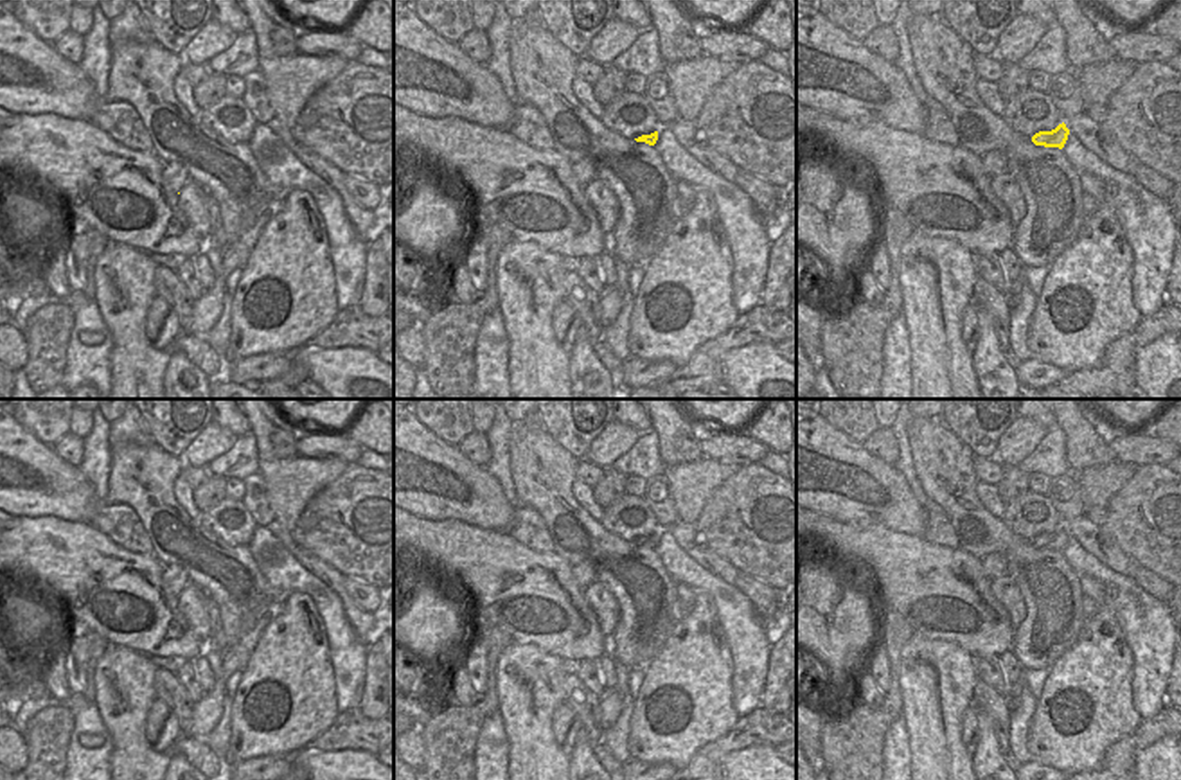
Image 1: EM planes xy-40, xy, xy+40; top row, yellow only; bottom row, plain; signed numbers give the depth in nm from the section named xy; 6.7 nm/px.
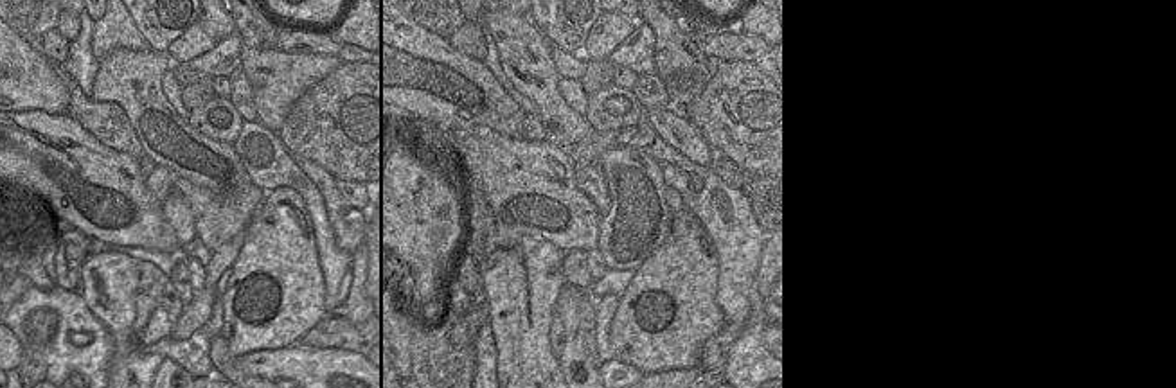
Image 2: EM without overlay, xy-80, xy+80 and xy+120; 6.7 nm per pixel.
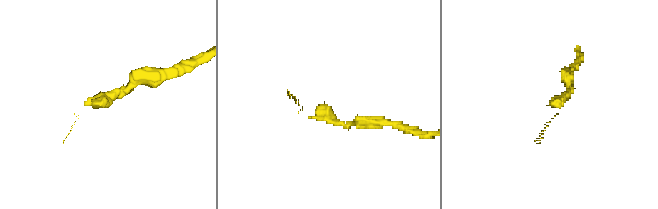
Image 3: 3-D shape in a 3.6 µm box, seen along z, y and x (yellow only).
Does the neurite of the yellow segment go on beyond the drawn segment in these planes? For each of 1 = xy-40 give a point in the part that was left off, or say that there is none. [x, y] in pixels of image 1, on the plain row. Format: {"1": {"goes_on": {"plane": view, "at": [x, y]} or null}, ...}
{"1": {"goes_on": null}}

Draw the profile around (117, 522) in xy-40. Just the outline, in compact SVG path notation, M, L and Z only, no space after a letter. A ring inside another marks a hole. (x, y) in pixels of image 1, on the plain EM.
M95 500L95 514L90 525L128 552L140 555L153 554L153 543L129 505L111 505Z

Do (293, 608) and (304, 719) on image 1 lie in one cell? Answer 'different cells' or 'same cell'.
same cell

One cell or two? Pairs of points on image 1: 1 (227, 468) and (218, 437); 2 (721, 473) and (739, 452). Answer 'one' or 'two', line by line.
1: two
2: two

